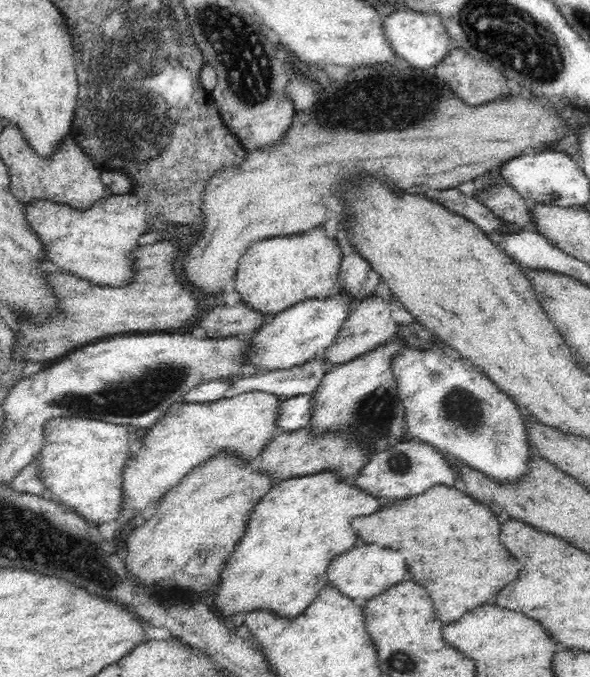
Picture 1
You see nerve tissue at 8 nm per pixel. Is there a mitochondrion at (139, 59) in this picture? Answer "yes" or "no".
yes

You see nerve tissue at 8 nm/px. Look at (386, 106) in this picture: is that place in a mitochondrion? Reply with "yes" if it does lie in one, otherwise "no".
yes

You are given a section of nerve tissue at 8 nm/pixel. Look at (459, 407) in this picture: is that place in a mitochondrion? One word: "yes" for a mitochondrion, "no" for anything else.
yes

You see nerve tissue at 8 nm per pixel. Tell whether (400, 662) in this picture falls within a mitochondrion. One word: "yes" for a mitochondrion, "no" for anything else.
yes

